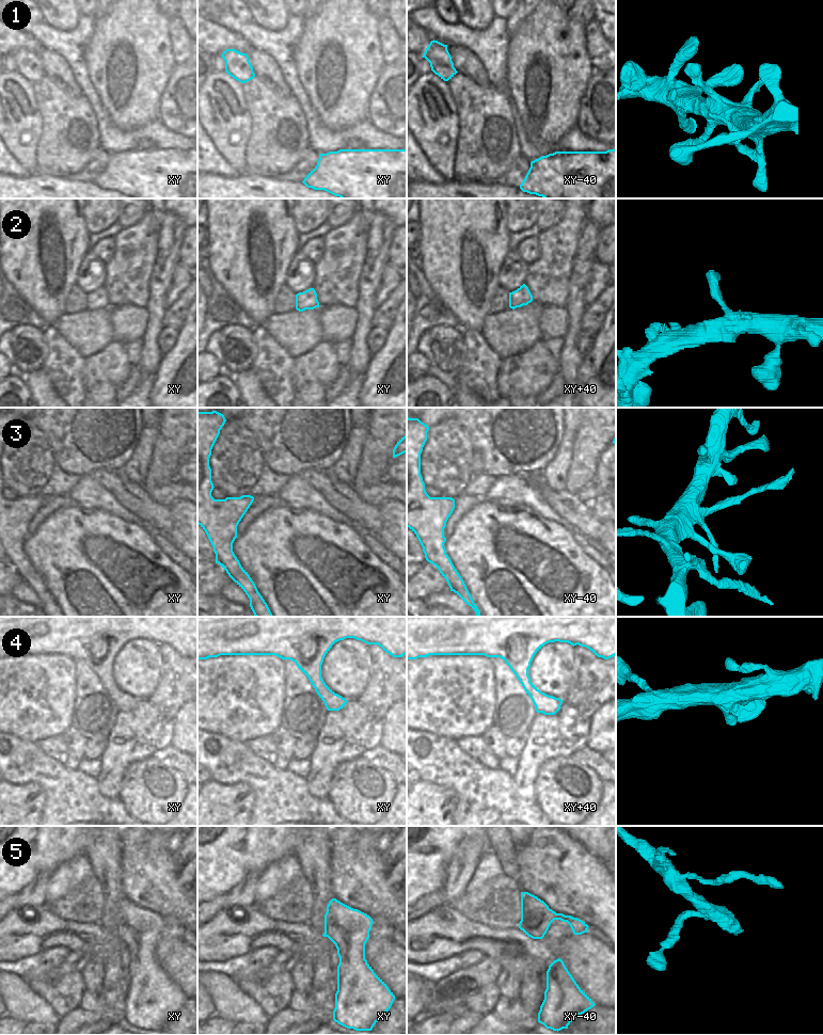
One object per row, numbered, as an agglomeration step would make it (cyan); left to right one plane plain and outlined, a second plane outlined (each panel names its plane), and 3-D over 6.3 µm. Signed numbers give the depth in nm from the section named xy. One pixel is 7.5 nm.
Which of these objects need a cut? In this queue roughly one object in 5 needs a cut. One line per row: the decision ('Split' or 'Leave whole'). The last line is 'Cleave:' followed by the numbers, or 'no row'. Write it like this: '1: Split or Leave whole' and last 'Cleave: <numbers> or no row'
1: Leave whole
2: Leave whole
3: Leave whole
4: Leave whole
5: Leave whole
Cleave: no row

